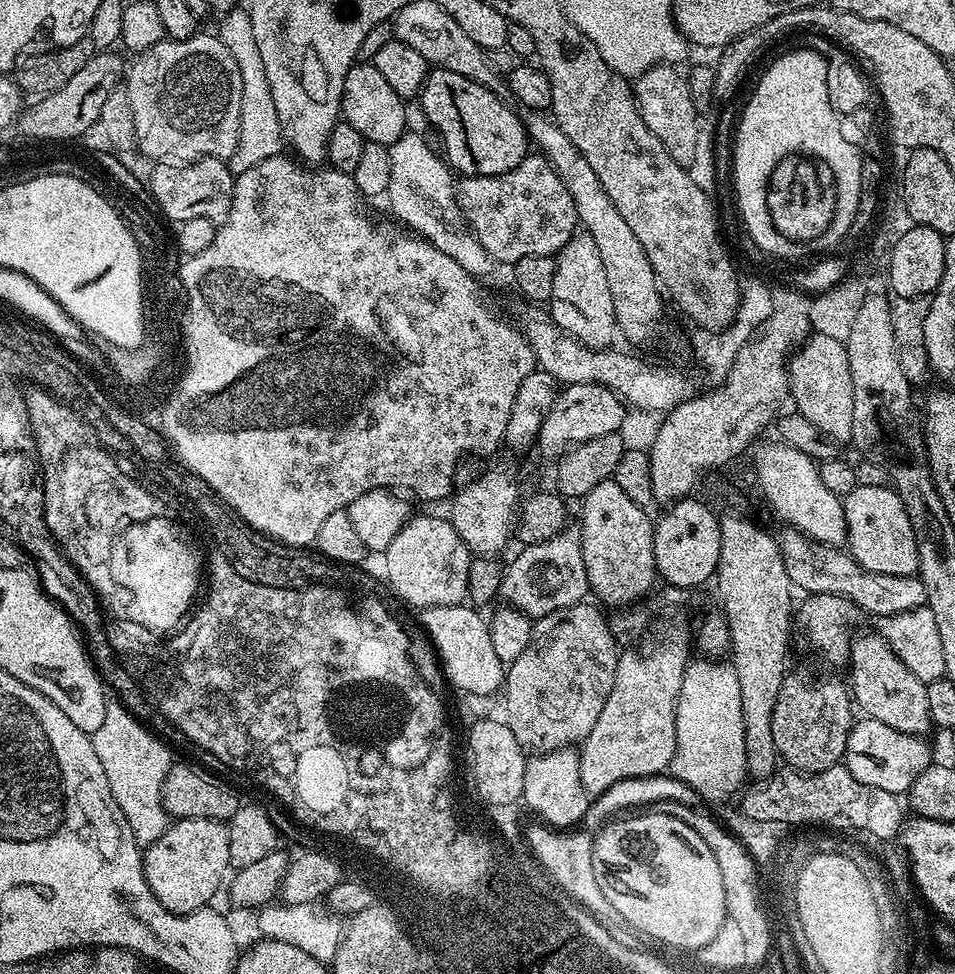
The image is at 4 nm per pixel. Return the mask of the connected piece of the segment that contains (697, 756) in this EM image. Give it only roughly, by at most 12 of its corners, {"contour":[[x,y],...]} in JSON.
{"contour":[[693,659],[670,772],[724,798],[748,776],[731,663]]}

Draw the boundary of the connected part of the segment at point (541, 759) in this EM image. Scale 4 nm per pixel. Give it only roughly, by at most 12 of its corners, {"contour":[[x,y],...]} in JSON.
{"contour":[[571,747],[524,765],[523,803],[557,830],[590,803]]}

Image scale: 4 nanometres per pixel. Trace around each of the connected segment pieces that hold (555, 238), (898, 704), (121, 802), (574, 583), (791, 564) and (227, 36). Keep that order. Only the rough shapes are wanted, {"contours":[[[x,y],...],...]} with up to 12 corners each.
{"contours":[[[545,156],[464,176],[464,220],[497,265],[555,257],[574,198]],[[875,631],[851,641],[850,695],[869,720],[927,737],[927,683]],[[109,703],[92,745],[136,843],[170,826],[167,746]],[[580,531],[525,545],[499,593],[537,620],[590,589]],[[792,528],[787,577],[876,618],[927,605],[918,576],[868,572]],[[251,11],[223,13],[220,41],[242,74],[239,174],[281,155],[284,129]]]}

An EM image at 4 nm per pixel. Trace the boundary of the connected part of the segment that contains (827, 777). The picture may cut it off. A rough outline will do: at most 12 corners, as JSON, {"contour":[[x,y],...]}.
{"contour":[[843,764],[782,768],[741,793],[741,815],[771,824],[901,833],[899,797]]}

